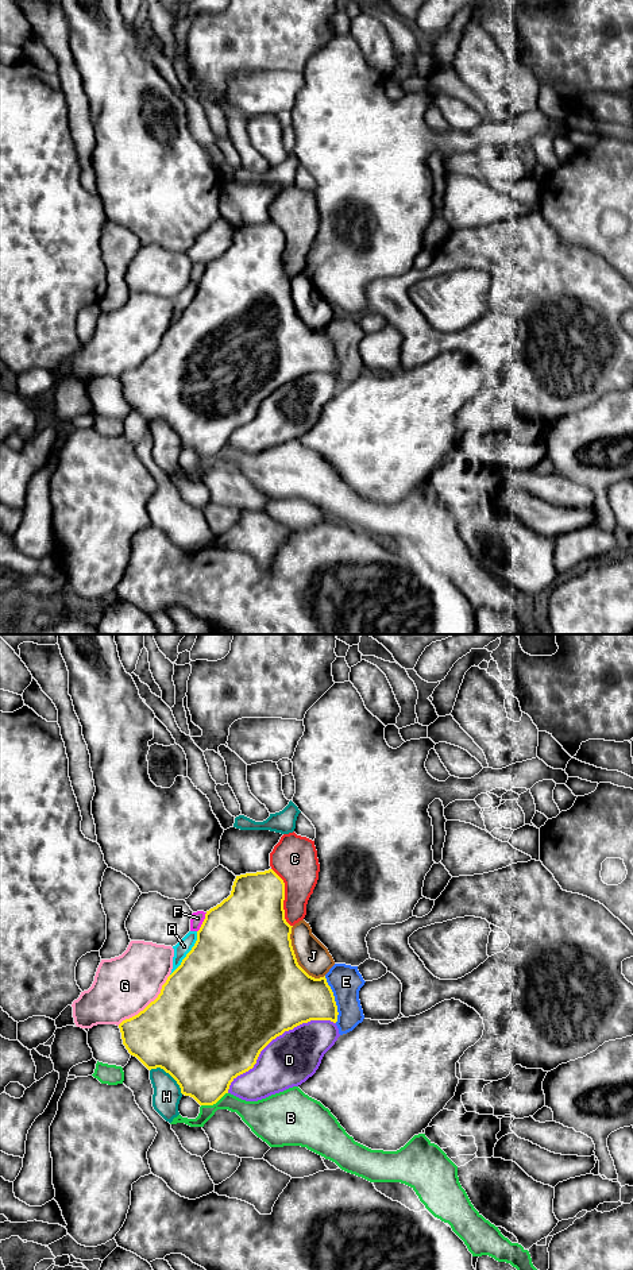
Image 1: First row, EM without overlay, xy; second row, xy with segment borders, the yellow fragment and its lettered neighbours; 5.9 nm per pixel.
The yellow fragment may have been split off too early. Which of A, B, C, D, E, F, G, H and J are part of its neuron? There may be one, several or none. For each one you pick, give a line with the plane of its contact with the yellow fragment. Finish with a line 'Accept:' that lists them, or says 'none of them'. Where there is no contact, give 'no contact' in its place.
Accept: none of them

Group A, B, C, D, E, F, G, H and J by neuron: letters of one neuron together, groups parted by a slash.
A / B / C / D / E / F / G / H / J

